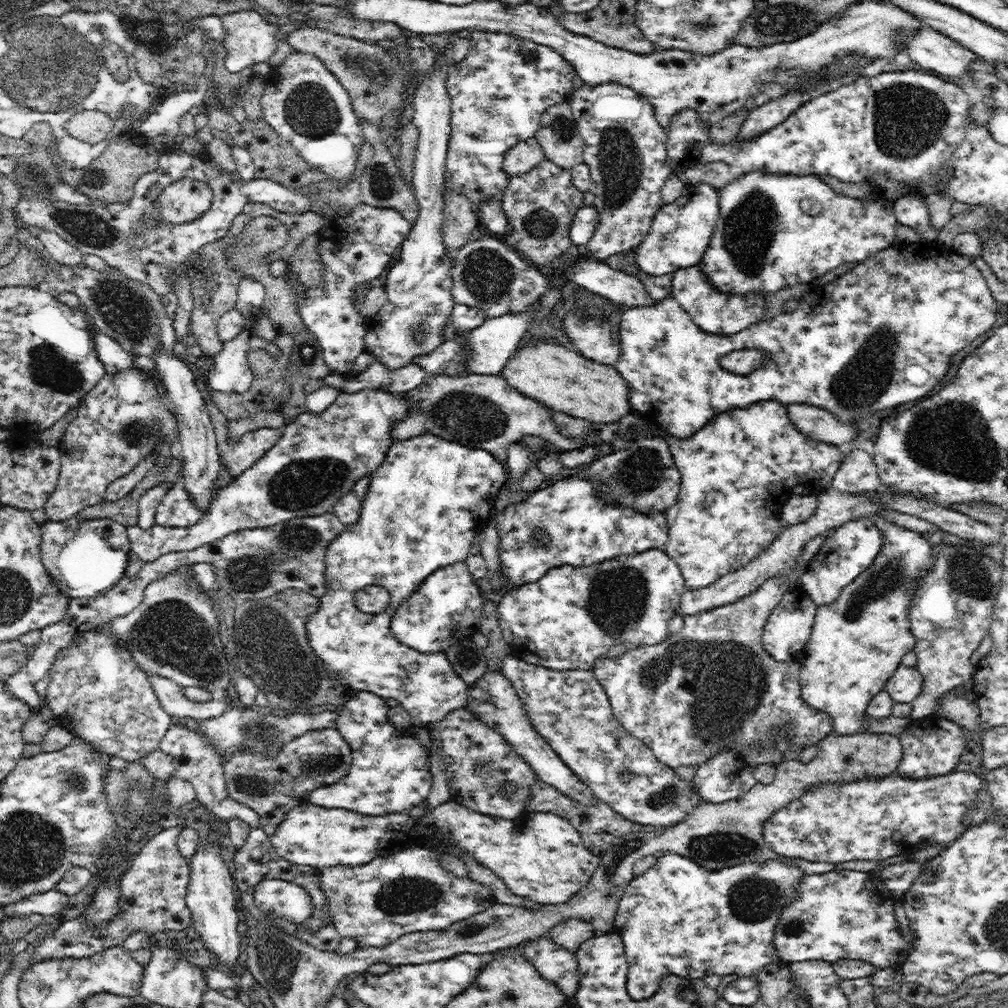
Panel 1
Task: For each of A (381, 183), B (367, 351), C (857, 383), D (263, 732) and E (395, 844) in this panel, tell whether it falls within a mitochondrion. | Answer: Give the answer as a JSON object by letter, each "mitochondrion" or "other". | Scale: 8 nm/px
{"A":"mitochondrion","B":"other","C":"mitochondrion","D":"mitochondrion","E":"other"}

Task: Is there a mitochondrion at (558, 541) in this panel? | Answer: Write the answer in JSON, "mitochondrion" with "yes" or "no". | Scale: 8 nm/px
{"mitochondrion":"no"}

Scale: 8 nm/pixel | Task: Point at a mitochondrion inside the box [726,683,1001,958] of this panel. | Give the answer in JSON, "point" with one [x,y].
{"point":[795,926]}

